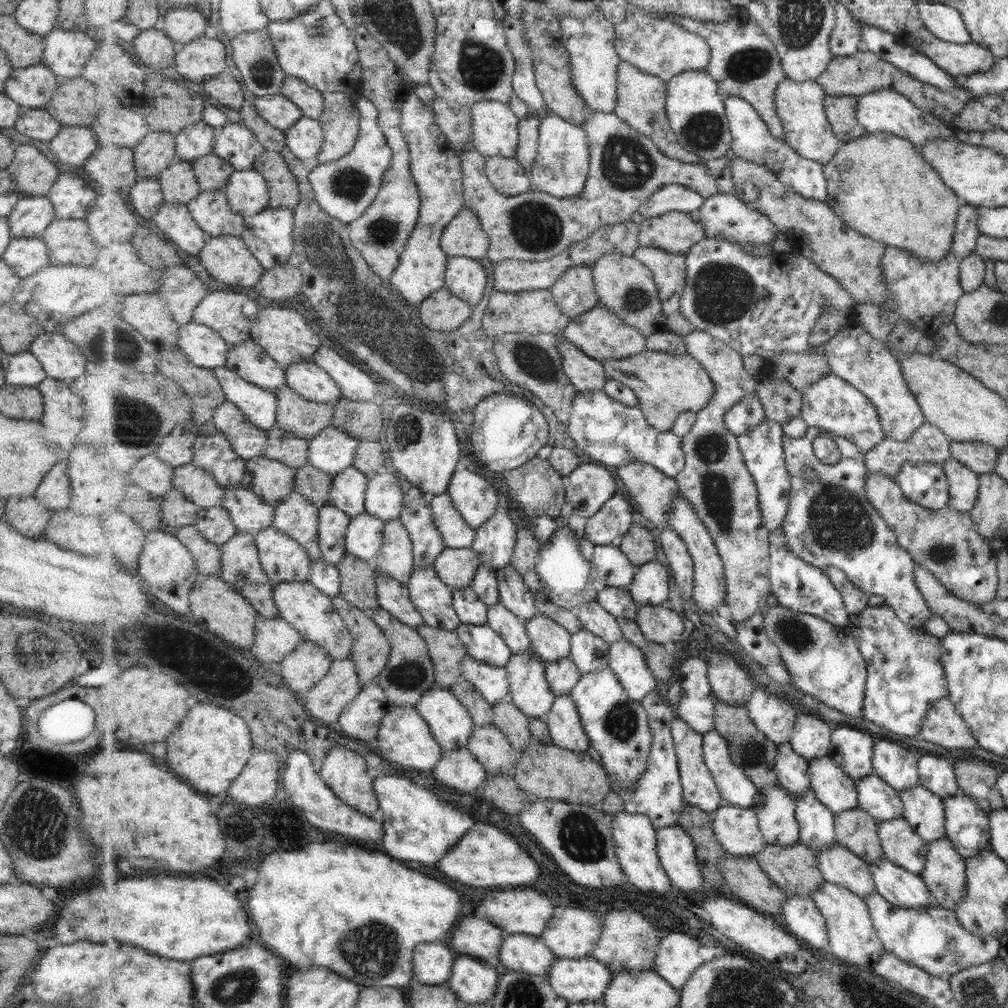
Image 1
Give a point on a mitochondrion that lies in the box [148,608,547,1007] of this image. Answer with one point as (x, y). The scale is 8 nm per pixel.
(368, 962)

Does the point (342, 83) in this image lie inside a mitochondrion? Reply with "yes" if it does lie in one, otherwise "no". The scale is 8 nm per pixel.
no

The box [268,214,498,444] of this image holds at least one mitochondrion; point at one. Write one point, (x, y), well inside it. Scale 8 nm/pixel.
(336, 274)

